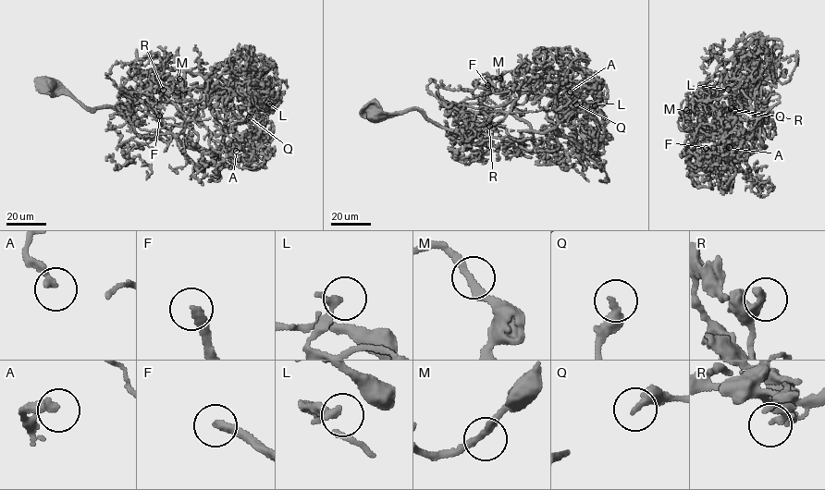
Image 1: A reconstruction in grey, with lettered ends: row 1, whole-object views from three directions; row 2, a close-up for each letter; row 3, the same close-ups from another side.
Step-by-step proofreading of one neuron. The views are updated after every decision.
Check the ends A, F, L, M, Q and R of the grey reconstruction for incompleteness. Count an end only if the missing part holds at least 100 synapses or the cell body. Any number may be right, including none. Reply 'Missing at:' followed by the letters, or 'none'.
Missing at: F

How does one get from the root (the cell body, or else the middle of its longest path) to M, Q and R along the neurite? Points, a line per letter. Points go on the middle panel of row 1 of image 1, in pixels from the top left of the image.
M: (372, 113), (418, 110), (461, 140), (502, 121), (515, 102), (488, 98), (484, 86), (499, 78)
Q: (372, 113), (418, 110), (461, 140), (509, 113), (542, 132), (578, 111), (597, 123), (576, 104)
R: (372, 113), (418, 110), (457, 131), (452, 139), (461, 140), (507, 114), (488, 110), (465, 123), (489, 126)

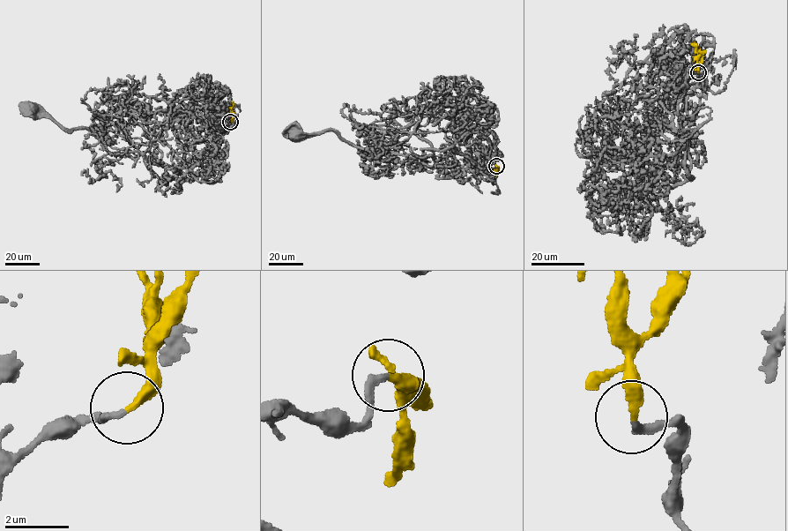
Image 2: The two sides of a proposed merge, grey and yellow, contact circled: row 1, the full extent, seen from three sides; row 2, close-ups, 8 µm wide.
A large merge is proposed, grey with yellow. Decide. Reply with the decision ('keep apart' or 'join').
join

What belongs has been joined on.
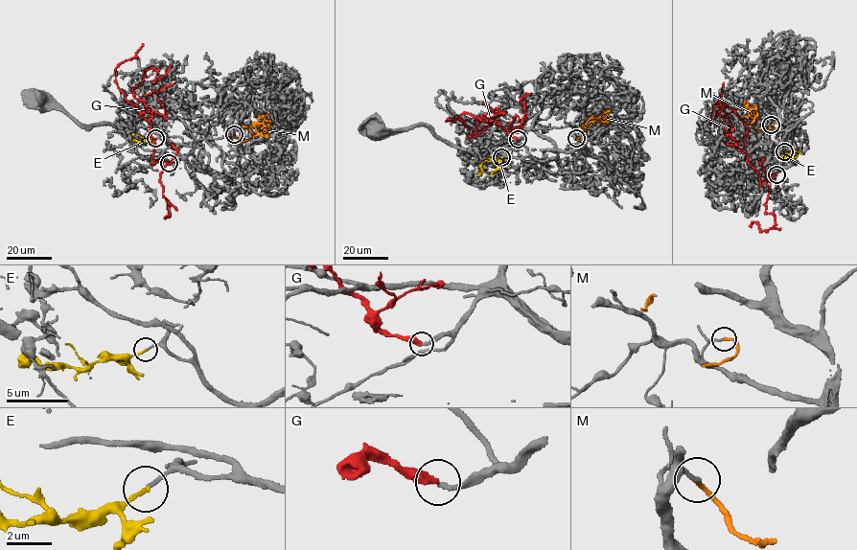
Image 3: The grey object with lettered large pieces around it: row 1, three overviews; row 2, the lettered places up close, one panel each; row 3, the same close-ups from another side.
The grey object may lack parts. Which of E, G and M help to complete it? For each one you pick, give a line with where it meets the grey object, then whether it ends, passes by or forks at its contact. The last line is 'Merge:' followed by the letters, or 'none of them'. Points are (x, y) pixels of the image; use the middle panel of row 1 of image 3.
E: contact (501, 157); it ends
Merge: E

